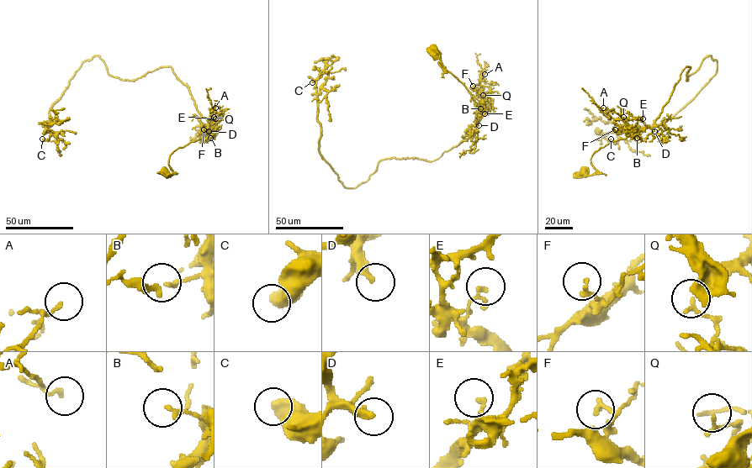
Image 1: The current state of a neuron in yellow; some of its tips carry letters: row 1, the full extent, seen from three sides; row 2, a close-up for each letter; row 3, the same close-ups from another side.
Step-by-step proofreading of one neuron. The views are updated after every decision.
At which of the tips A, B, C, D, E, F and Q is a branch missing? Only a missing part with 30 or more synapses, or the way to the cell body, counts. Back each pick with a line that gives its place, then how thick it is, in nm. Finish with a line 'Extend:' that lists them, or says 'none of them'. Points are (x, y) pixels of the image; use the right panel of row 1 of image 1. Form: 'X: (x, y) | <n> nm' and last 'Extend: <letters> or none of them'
D: (654, 131) | 300 nm
Q: (623, 117) | 160 nm
Extend: D, Q

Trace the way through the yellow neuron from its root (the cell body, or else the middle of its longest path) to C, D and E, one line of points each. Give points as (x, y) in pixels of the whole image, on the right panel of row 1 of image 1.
C: (583, 172), (653, 126), (686, 66), (687, 80), (717, 60), (667, 120), (611, 139)
D: (583, 172), (589, 175), (597, 171), (590, 162), (591, 157), (609, 143), (644, 128), (654, 131)
E: (583, 172), (589, 175), (597, 171), (590, 158), (600, 148), (646, 128), (643, 118)

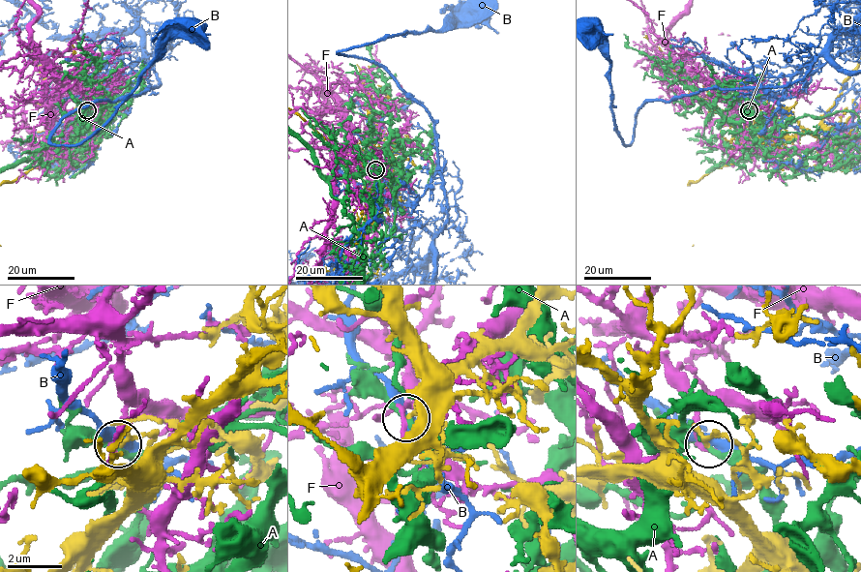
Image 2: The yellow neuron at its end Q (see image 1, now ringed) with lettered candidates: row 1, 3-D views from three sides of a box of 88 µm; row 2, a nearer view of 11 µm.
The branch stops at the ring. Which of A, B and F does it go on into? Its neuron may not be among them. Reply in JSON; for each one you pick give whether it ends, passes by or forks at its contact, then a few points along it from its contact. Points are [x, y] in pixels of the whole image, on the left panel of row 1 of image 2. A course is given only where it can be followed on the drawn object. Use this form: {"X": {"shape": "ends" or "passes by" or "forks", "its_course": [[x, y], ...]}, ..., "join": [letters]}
{"join": []}

